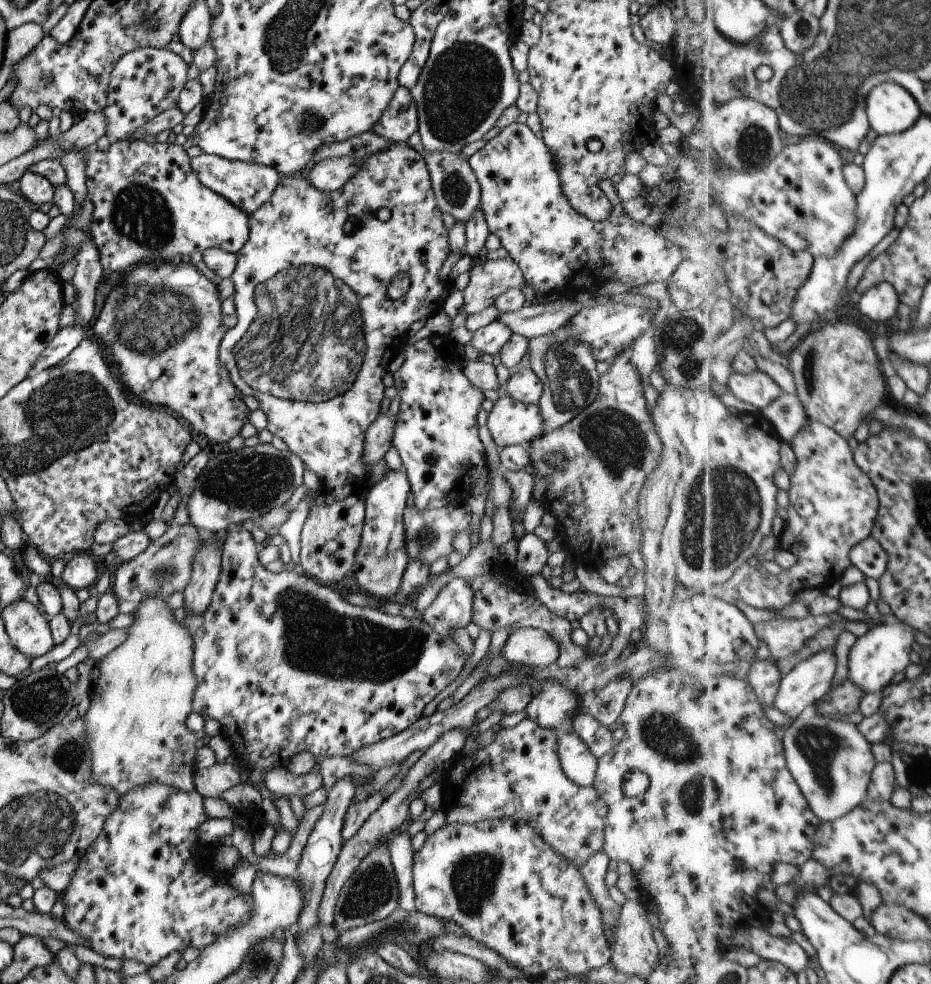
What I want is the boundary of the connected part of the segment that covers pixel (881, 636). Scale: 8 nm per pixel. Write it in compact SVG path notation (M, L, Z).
M896 620L894 623L873 624L868 633L856 639L851 647L848 661L848 679L866 693L884 690L891 684L895 674L905 672L912 663L913 644L915 644L914 626Z

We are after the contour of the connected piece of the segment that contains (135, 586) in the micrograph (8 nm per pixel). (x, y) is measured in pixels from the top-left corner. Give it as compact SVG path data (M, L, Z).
M184 525L167 526L163 535L140 552L134 559L122 562L112 578L109 591L117 600L117 610L121 614L132 614L137 610L139 602L145 596L161 596L163 600L175 592L180 592L189 584L191 576L191 562L195 552L209 540L205 534L194 526Z

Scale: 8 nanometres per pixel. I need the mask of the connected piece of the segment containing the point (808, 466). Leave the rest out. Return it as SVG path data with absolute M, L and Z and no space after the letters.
M808 421L801 432L795 436L793 450L797 456L797 468L790 477L789 502L786 507L788 517L785 523L780 523L778 537L780 548L790 551L797 559L794 567L785 569L779 576L769 575L765 578L757 566L743 564L737 572L717 589L717 594L727 602L735 604L735 600L751 606L751 608L764 610L781 610L787 604L796 600L795 596L809 588L825 590L839 578L843 572L852 565L850 552L859 542L873 535L875 524L877 524L880 498L878 489L870 476L863 472L862 468L855 462L854 452L849 442L837 434L830 426L825 426L819 421Z

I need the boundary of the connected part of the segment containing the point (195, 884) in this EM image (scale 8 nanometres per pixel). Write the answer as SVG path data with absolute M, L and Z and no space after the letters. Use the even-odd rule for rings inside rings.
M158 781L120 795L117 808L105 818L99 836L89 844L85 856L77 860L69 886L58 894L63 903L60 919L75 934L83 936L93 952L119 962L134 960L151 966L173 951L203 950L215 942L219 934L225 934L227 928L249 920L253 898L229 886L227 880L231 872L218 875L214 870L201 871L203 860L197 857L195 850L203 846L197 836L197 826L207 820L202 802L203 797L195 790L183 792Z

